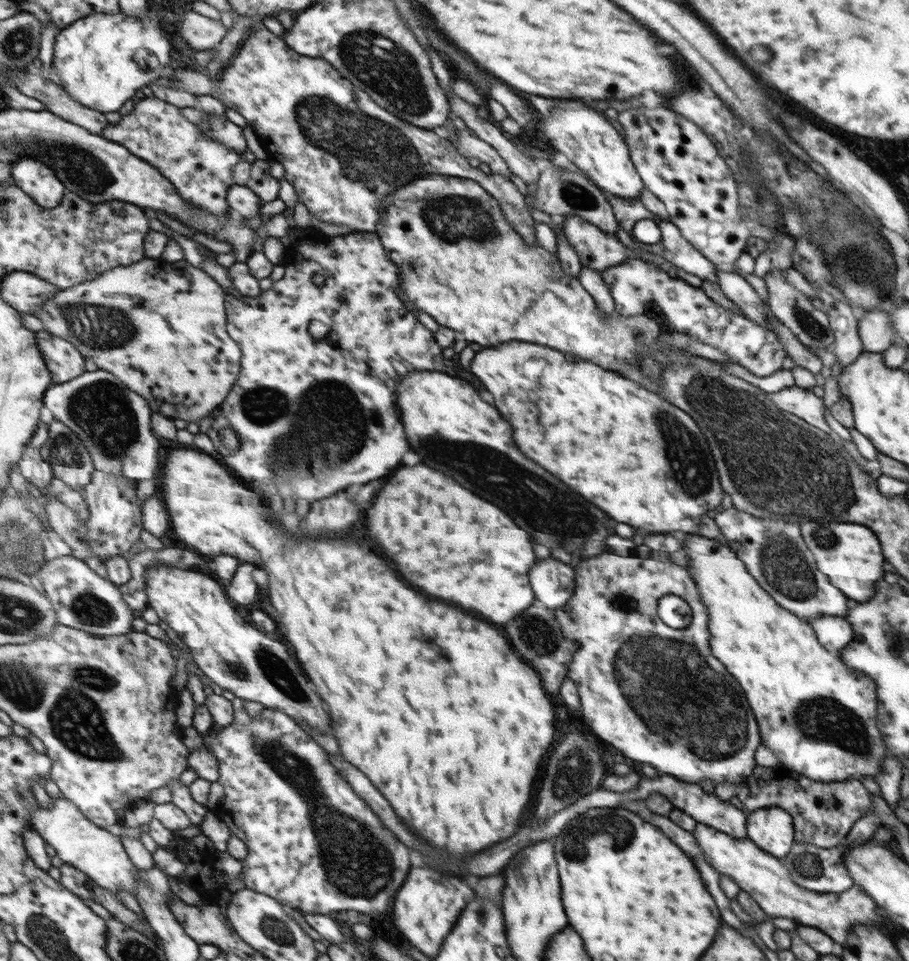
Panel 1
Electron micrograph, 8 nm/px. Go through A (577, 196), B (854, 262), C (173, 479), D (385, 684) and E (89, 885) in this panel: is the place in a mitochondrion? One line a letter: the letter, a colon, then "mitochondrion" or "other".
A: mitochondrion
B: mitochondrion
C: other
D: other
E: other

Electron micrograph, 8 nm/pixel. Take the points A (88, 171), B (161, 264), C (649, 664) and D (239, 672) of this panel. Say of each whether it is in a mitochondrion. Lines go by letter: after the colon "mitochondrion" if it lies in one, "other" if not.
A: mitochondrion
B: other
C: mitochondrion
D: mitochondrion

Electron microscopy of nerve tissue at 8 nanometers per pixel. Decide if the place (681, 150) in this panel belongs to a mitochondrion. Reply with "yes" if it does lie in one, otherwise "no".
no

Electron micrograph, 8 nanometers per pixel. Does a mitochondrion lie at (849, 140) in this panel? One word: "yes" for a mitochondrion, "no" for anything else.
no

